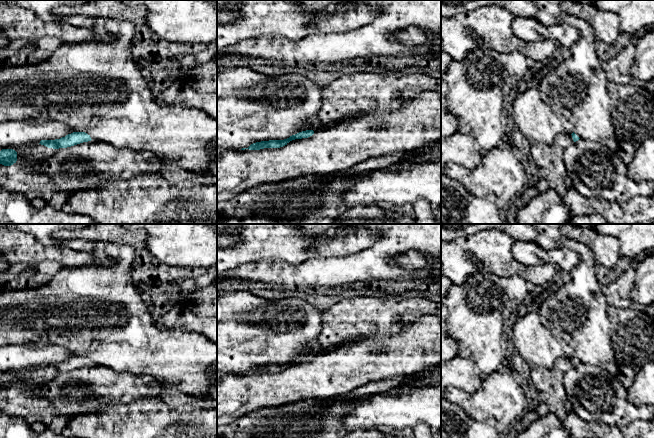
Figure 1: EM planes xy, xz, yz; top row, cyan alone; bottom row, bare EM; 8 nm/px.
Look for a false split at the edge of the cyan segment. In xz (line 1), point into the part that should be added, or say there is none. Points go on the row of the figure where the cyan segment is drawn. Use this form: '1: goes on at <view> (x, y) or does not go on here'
1: does not go on here

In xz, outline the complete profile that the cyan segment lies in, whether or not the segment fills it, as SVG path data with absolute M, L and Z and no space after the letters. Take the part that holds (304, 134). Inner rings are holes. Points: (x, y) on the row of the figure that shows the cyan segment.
M306 130L299 132L295 135L290 136L284 140L269 140L269 141L261 141L251 144L248 148L242 148L241 150L249 149L249 150L260 150L264 148L280 148L287 145L290 141L295 139L308 138L314 134L313 130Z

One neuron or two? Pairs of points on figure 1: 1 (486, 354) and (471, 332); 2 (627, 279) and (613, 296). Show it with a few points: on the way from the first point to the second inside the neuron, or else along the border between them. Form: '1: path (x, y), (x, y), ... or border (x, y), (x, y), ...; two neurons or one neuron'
1: path (485, 349), (484, 345), (476, 337); one neuron
2: path (624, 283), (617, 292); one neuron

